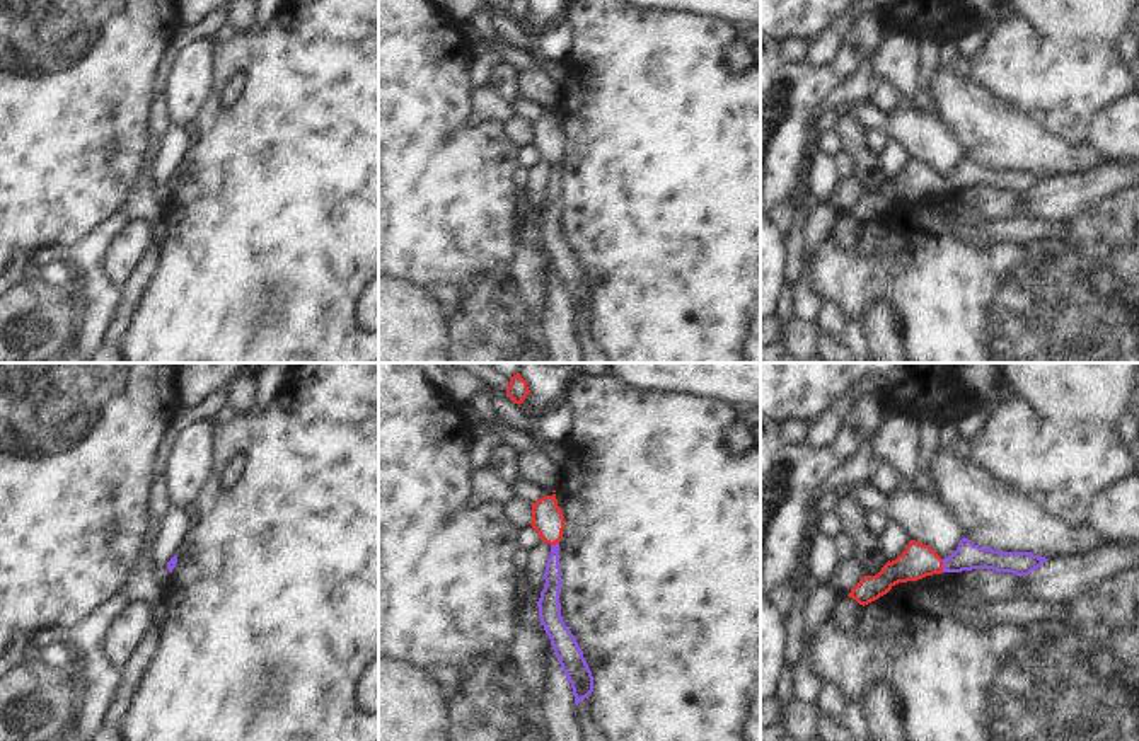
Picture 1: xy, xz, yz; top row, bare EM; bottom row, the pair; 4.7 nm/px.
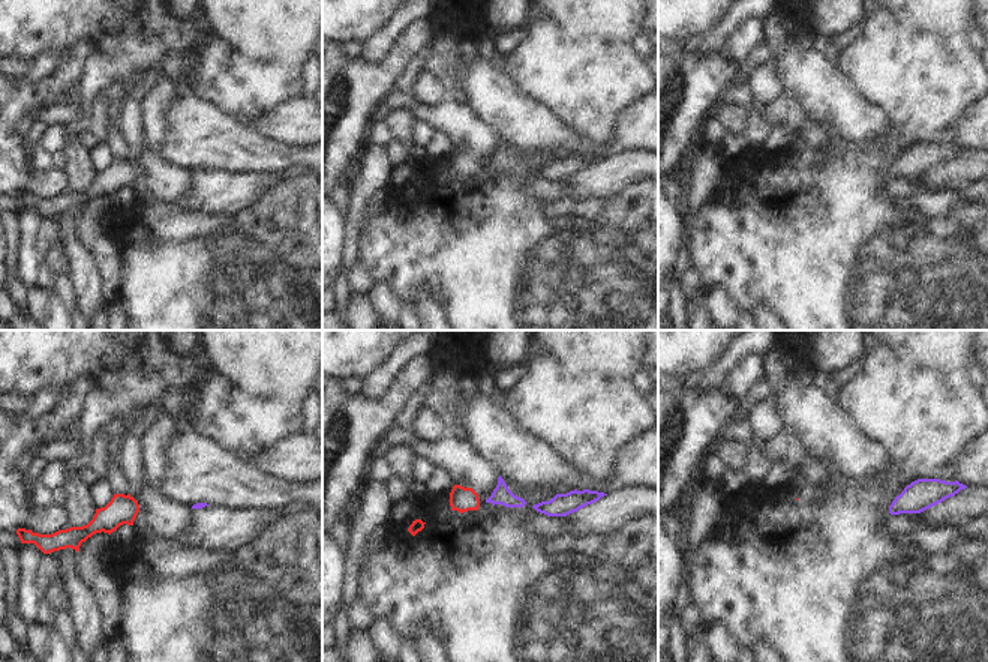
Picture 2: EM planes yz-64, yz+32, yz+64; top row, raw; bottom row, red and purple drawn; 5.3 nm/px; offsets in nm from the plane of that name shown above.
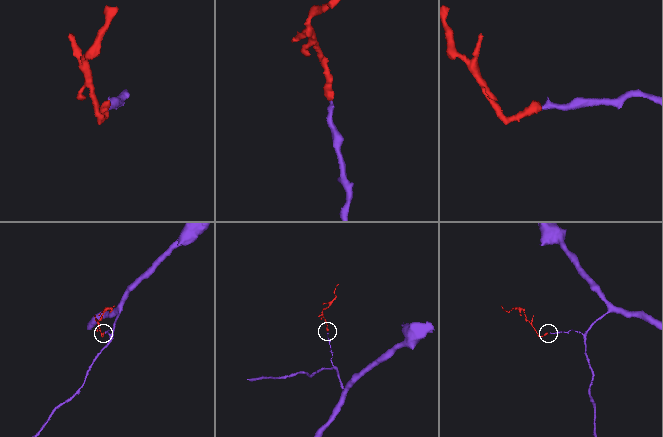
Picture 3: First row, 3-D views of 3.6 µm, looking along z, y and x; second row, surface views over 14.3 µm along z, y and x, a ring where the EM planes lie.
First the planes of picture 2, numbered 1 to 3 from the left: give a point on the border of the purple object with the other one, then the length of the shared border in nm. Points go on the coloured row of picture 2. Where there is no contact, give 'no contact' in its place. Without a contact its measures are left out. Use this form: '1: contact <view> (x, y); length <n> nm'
1: no contact
2: no contact
3: no contact

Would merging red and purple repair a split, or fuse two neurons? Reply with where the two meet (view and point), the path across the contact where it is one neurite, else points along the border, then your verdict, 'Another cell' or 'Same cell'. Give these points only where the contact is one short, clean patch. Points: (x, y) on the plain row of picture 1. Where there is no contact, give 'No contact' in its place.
Touches red at yz (942, 184). Path across: yz (918, 179), (942, 184), (953, 183), (967, 174). Same cell

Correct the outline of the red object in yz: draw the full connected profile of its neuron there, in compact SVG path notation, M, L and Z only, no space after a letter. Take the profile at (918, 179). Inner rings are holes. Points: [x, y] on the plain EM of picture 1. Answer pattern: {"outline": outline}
{"outline": "M965 155L950 175L941 177L929 164L911 158L895 179L888 179L876 194L864 194L847 215L864 225L887 213L899 201L917 199L941 191L962 191L972 187L1013 191L1021 196L1028 194L1047 179L1049 177L1033 174L1032 170L982 167Z"}

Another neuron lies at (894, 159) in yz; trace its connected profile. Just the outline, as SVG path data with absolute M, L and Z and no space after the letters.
M888 140L883 153L878 157L878 162L885 175L892 181L902 174L911 158L912 157L905 148L902 148L897 141Z

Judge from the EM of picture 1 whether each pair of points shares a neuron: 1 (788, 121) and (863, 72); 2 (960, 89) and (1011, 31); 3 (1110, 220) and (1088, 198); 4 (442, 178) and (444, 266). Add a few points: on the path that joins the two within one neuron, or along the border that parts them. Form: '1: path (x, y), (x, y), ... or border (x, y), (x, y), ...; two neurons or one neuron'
1: border (858, 65), (817, 108), (810, 126); two neurons
2: border (976, 74), (981, 84), (1005, 103); two neurons
3: border (1121, 191), (1075, 220); two neurons
4: path (442, 200), (444, 244); one neuron

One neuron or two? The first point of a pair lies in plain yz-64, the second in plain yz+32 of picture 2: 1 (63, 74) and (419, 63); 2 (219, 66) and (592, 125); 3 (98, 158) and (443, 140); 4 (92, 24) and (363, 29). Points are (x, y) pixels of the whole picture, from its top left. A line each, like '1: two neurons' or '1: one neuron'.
1: two neurons
2: one neuron
3: one neuron
4: one neuron

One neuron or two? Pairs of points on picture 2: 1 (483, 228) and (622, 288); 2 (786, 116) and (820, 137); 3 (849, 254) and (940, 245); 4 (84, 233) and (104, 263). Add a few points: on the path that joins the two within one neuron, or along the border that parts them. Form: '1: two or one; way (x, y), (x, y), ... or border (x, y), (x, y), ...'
1: one; way (517, 263), (543, 288), (588, 288)
2: one; way (795, 119), (811, 132)
3: one; way (871, 254), (918, 254)
4: one; way (92, 240), (104, 255)

